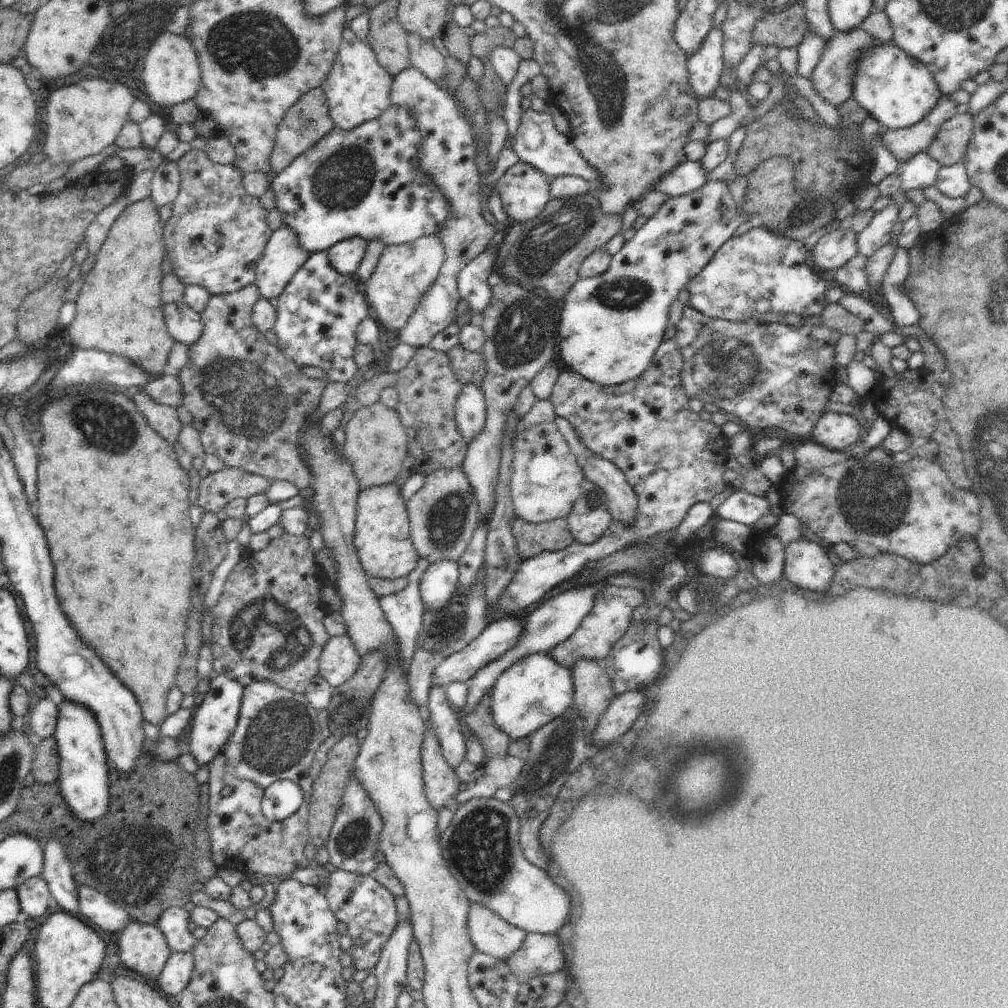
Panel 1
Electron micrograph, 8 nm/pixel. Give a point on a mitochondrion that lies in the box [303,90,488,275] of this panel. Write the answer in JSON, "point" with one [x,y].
{"point":[341,181]}

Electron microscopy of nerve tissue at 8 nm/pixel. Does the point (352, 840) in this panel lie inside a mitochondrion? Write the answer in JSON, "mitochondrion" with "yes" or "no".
{"mitochondrion":"yes"}

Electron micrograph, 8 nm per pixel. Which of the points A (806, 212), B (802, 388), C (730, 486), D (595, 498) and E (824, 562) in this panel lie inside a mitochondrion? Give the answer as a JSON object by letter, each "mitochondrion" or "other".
{"A":"mitochondrion","B":"other","C":"other","D":"mitochondrion","E":"other"}

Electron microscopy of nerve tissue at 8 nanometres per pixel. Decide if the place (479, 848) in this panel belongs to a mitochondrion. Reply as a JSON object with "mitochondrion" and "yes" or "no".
{"mitochondrion":"yes"}

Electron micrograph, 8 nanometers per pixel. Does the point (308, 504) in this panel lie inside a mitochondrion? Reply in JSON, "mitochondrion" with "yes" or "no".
{"mitochondrion":"no"}

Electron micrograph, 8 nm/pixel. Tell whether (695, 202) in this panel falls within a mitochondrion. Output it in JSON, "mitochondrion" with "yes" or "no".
{"mitochondrion":"no"}

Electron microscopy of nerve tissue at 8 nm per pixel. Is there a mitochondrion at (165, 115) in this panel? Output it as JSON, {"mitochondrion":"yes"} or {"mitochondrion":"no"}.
{"mitochondrion":"no"}

